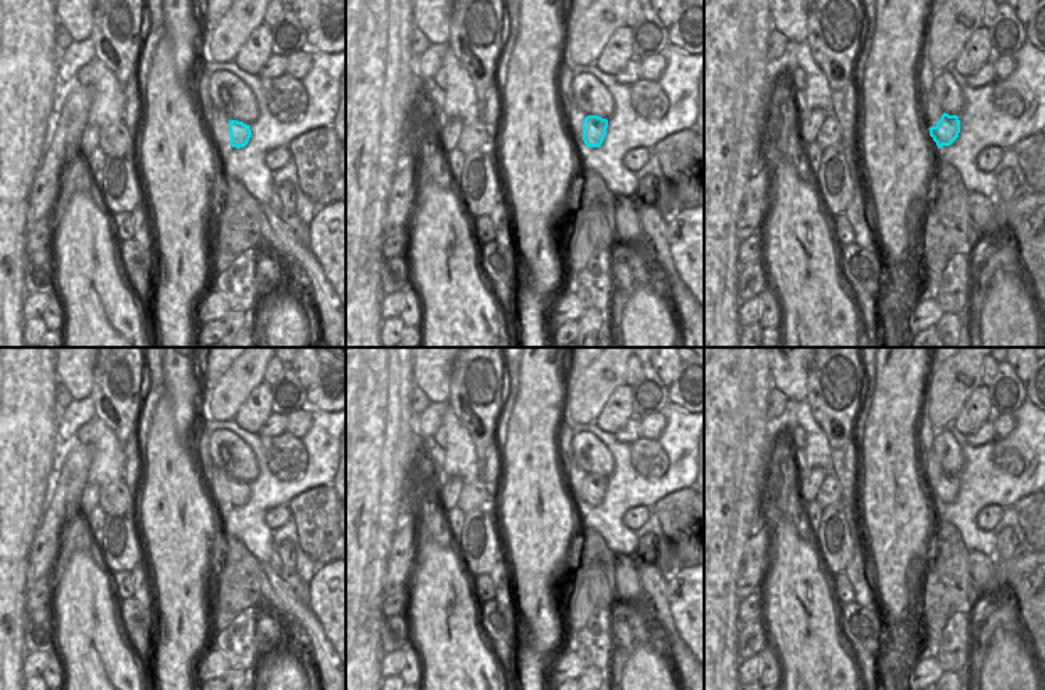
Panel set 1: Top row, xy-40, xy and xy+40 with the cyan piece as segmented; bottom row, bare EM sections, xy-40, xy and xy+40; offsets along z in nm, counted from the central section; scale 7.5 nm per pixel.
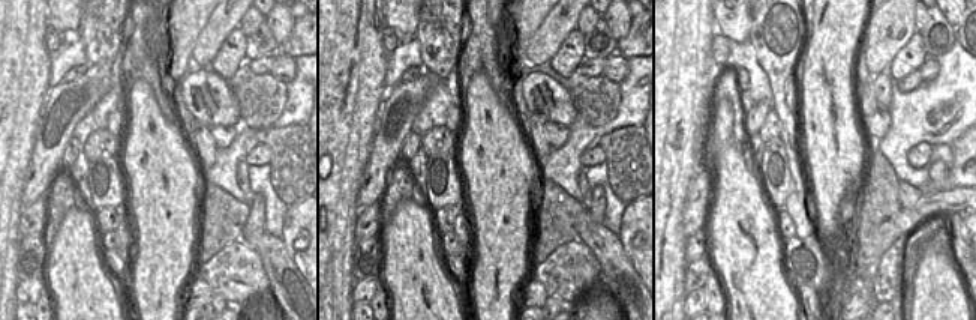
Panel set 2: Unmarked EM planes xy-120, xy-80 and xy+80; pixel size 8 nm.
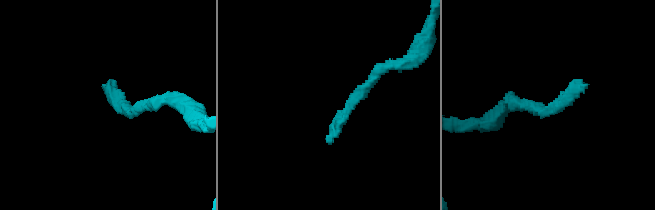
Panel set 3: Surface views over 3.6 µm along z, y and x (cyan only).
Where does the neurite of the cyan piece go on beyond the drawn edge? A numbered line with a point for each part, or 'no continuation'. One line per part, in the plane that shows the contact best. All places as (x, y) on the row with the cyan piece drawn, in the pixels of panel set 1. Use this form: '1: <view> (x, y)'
no continuation

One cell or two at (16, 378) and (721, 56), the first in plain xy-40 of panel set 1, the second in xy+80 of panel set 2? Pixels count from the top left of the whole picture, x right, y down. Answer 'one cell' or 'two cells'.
two cells

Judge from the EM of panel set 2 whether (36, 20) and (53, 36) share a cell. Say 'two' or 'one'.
two

